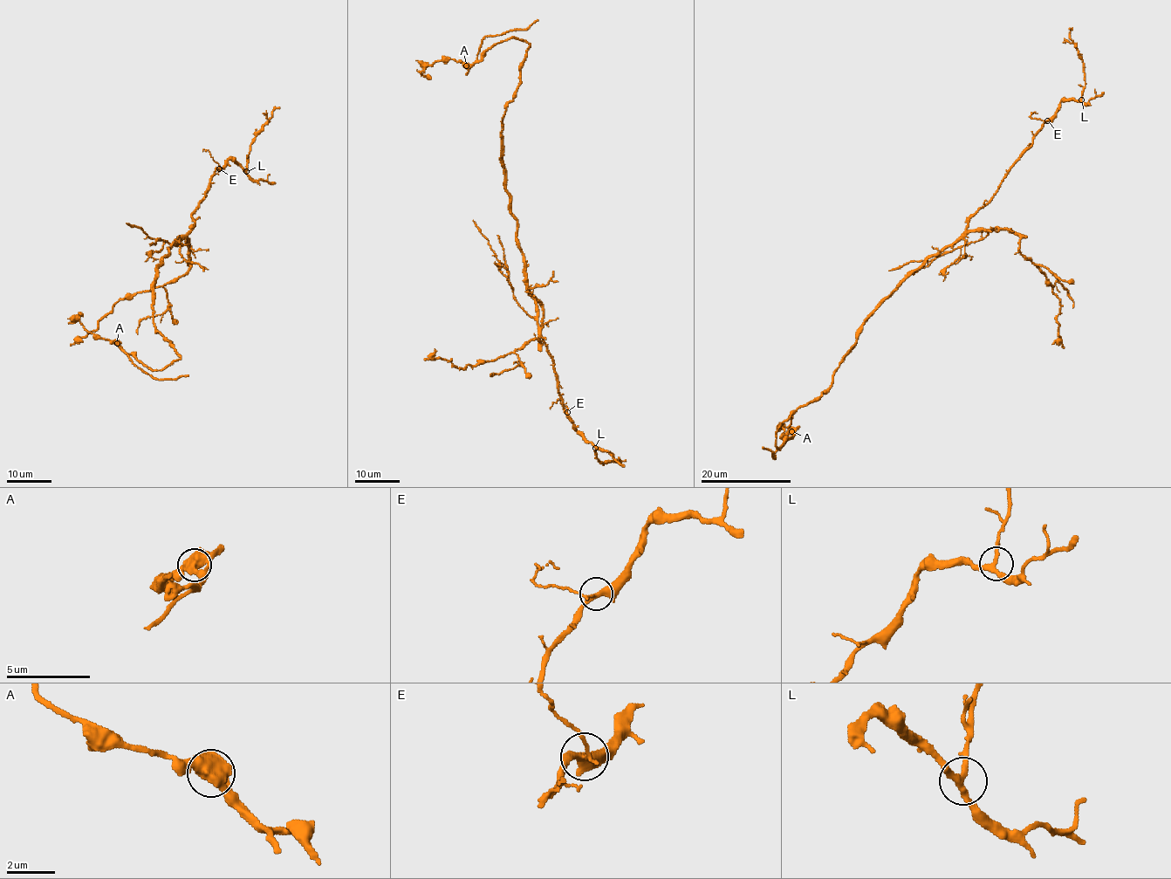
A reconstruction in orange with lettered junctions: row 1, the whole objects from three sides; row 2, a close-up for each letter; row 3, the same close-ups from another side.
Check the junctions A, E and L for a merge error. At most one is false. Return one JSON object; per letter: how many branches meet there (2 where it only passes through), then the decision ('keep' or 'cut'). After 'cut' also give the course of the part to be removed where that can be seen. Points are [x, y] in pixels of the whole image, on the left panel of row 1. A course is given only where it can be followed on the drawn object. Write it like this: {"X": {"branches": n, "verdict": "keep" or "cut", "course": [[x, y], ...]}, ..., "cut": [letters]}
{"A": {"branches": 3, "verdict": "keep"}, "E": {"branches": 3, "verdict": "keep"}, "L": {"branches": 3, "verdict": "keep"}, "cut": []}

